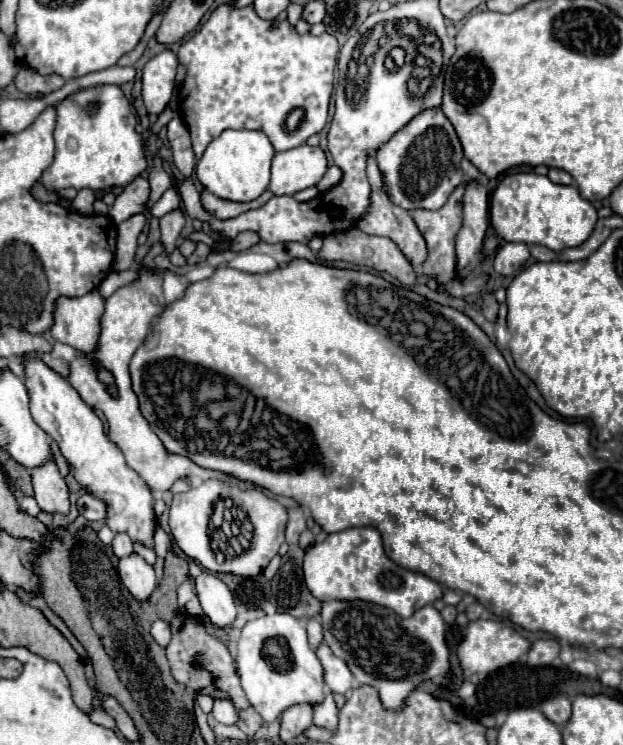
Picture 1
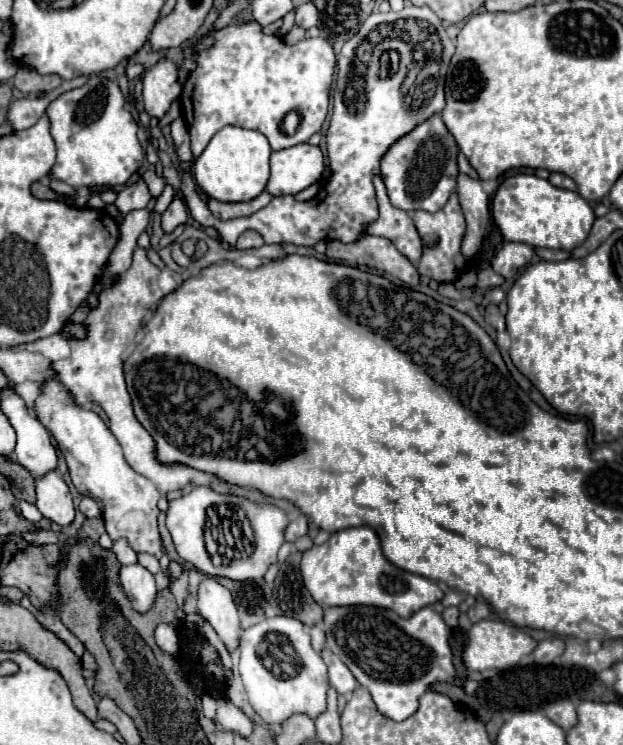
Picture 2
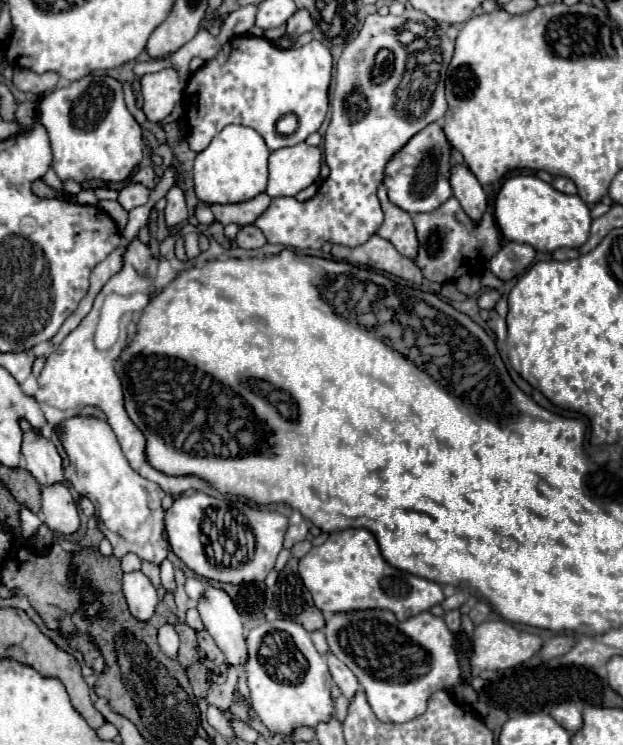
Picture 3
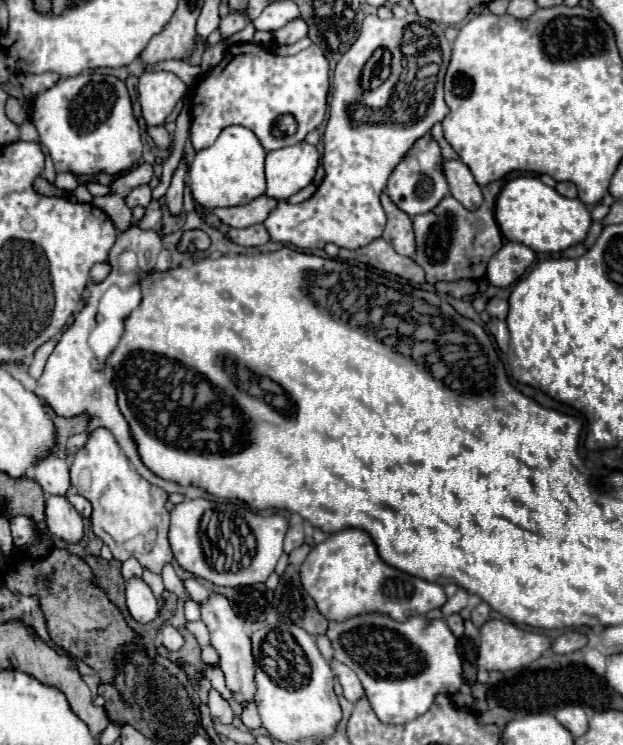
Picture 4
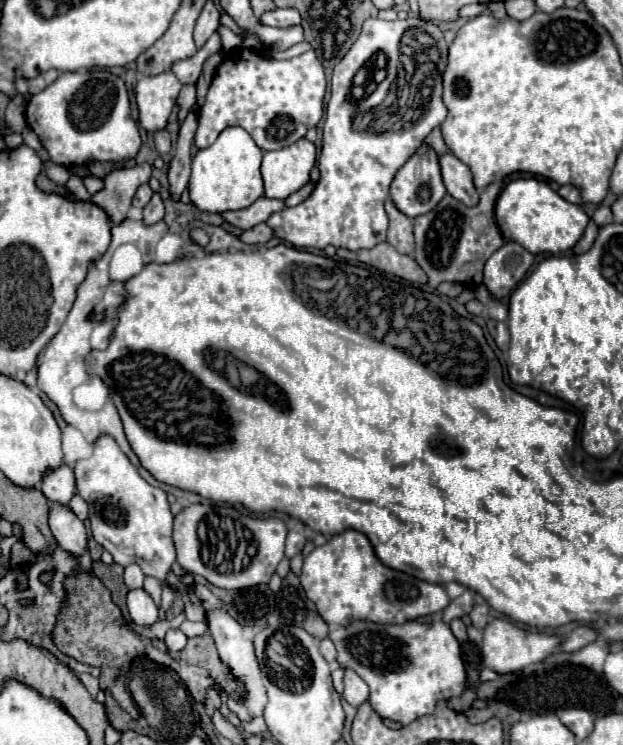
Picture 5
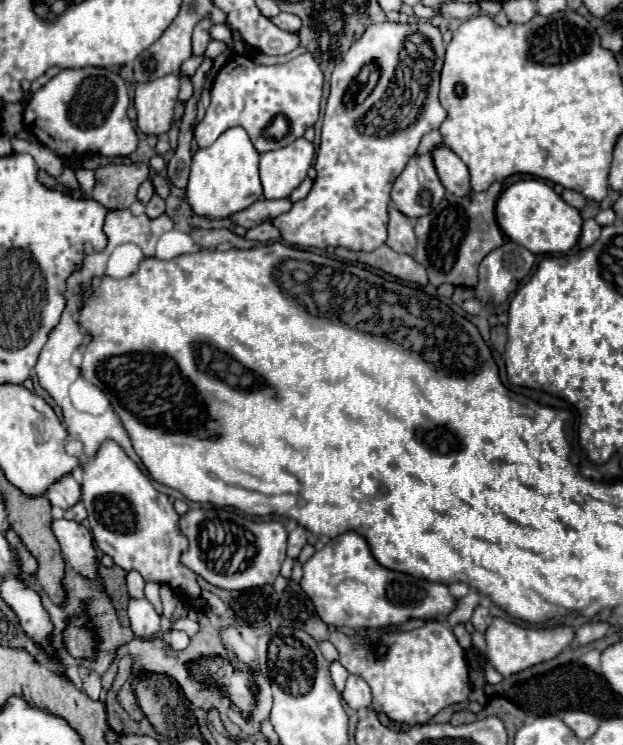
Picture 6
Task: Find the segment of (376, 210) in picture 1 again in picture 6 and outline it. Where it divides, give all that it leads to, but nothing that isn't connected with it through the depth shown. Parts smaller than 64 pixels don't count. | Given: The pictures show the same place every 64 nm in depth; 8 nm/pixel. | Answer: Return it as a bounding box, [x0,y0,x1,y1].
[386,208,416,254]

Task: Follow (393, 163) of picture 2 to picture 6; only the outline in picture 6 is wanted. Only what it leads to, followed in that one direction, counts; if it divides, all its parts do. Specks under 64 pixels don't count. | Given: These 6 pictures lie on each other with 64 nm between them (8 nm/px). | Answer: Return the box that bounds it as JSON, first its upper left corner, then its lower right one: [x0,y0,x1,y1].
[392,154,444,220]

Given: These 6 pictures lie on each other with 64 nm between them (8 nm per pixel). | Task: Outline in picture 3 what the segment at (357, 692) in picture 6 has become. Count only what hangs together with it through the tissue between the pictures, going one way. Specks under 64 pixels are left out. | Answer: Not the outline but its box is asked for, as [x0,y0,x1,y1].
[326,652,358,698]

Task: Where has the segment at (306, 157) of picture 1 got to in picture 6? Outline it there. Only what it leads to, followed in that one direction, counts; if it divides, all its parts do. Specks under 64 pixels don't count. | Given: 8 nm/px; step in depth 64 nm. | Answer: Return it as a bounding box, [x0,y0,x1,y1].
[260,138,314,198]

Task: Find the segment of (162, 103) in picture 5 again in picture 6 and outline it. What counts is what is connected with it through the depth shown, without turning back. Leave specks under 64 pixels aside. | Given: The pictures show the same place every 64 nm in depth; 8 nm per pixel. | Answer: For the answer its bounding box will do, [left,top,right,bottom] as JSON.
[134,74,180,134]

